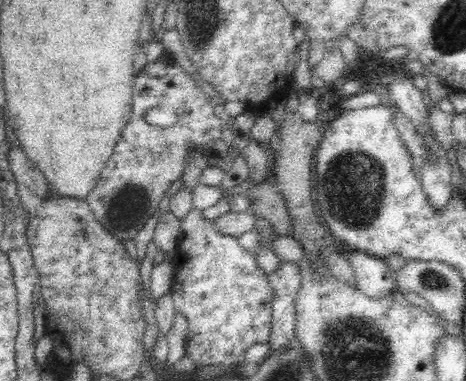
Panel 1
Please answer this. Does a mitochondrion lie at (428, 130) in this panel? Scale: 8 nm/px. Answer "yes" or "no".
no

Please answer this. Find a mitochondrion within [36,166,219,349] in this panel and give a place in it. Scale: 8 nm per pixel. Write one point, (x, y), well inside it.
(129, 204)

